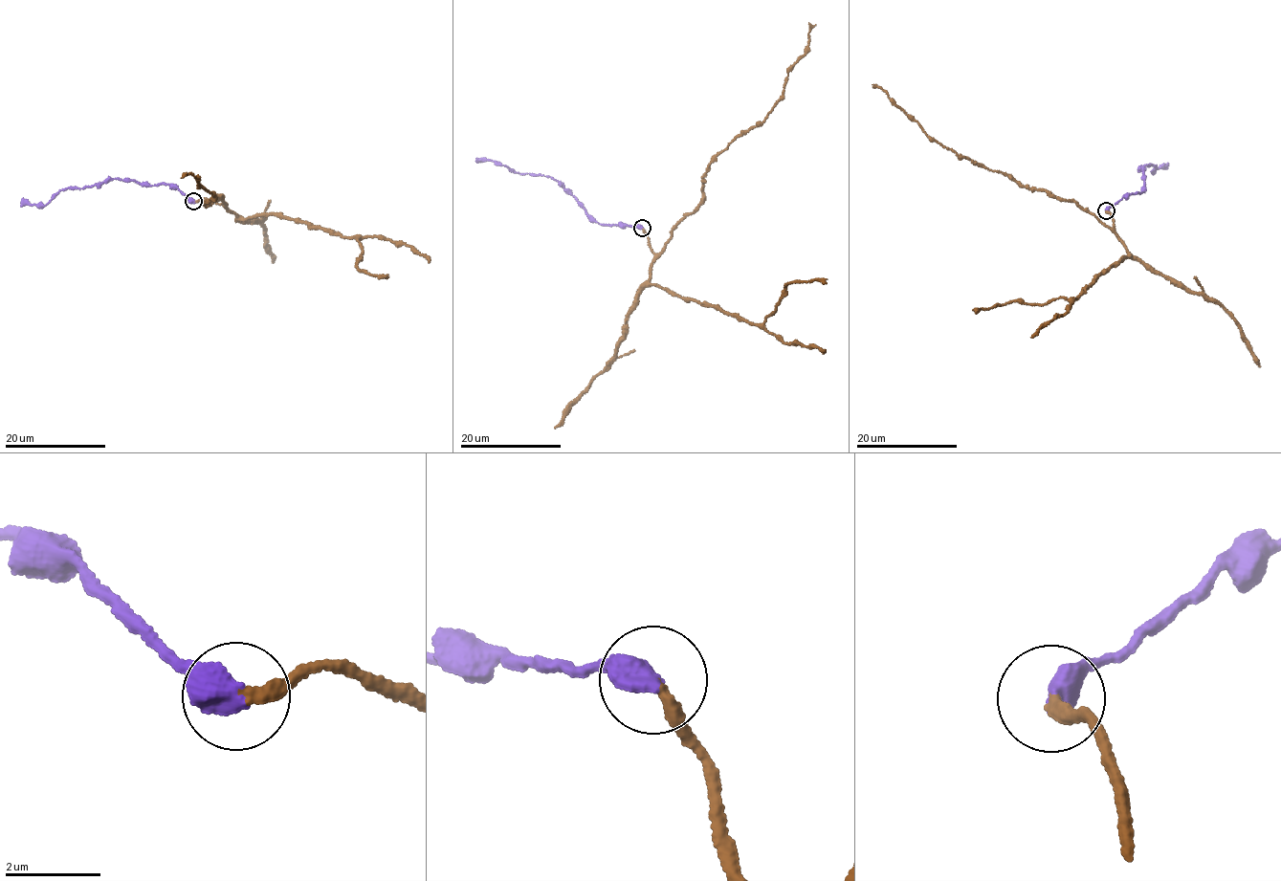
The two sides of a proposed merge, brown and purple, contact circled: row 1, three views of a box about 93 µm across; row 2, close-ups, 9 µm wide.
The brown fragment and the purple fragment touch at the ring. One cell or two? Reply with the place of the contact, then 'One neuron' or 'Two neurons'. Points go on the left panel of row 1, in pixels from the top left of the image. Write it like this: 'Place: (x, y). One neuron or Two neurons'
Place: (193, 201). One neuron

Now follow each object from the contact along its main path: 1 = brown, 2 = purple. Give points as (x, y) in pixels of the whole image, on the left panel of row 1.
1: (194, 201), (207, 198), (224, 204), (216, 200), (222, 195), (202, 204), (215, 196), (187, 173)
2: (194, 201), (170, 185), (116, 179), (81, 188), (70, 187), (44, 206), (21, 204)

